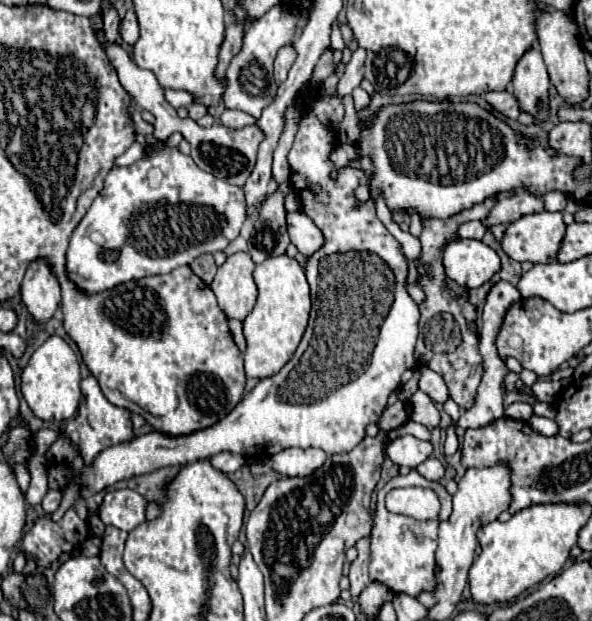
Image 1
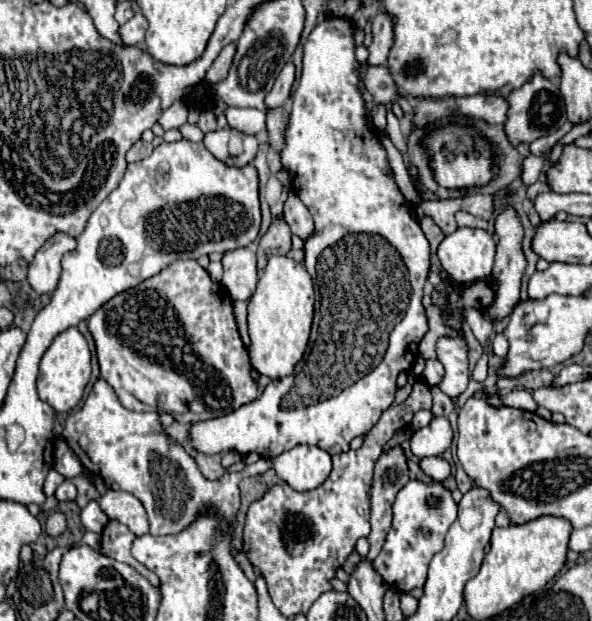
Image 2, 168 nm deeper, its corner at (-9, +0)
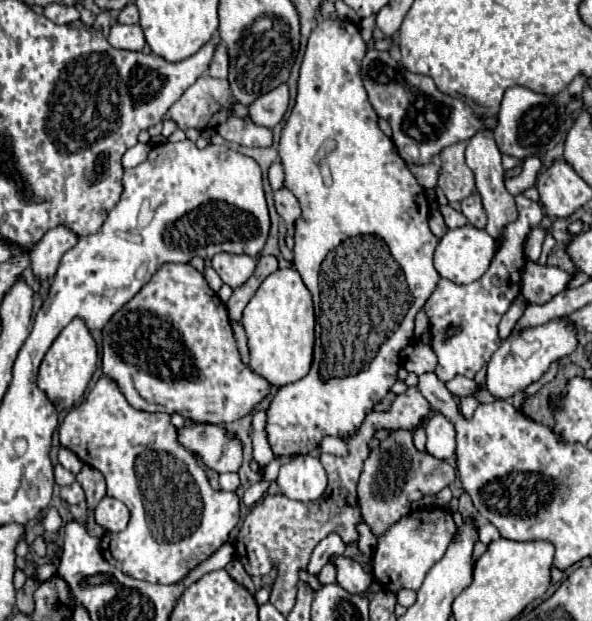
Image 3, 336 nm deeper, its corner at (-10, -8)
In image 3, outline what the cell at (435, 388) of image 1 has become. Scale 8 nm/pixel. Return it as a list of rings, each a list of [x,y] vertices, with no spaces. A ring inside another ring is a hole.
[[[422,340],[412,342],[406,348],[402,348],[400,358],[402,358],[402,366],[408,372],[414,372],[414,374],[434,372],[434,364],[436,364],[434,350],[428,344],[424,344]]]

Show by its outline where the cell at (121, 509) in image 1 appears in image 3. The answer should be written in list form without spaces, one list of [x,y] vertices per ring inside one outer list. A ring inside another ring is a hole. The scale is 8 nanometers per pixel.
[[[104,496],[94,508],[96,524],[108,532],[122,532],[128,526],[128,518],[130,518],[128,508],[120,500],[110,496]]]

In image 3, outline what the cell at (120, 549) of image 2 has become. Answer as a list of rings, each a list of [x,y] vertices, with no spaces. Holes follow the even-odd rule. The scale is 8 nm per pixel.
[[[102,376],[88,392],[86,400],[72,408],[58,428],[60,444],[72,450],[84,464],[100,470],[106,478],[108,494],[122,500],[130,510],[130,524],[124,532],[106,532],[100,541],[102,555],[126,576],[146,580],[152,584],[176,584],[192,568],[214,554],[224,542],[228,542],[230,530],[238,522],[240,502],[236,492],[212,490],[204,470],[194,454],[186,452],[174,436],[176,428],[166,412],[142,412],[128,404],[118,384],[108,376]]]

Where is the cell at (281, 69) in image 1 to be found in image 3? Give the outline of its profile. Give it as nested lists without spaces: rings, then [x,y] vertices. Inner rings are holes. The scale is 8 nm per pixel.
[[[280,84],[278,88],[270,90],[268,94],[262,94],[260,98],[256,98],[248,106],[248,112],[250,112],[248,116],[258,126],[274,128],[282,120],[286,108],[288,108],[288,86]]]

